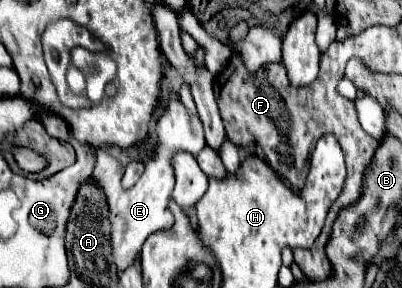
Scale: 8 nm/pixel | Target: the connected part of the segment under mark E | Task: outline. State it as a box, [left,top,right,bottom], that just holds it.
[94,93,206,271]

